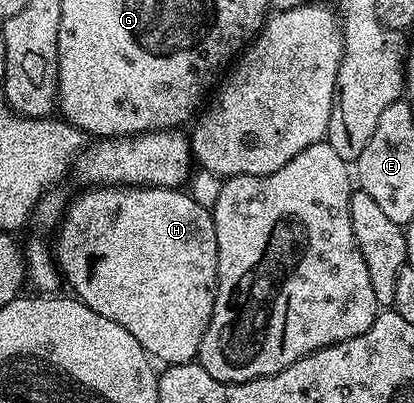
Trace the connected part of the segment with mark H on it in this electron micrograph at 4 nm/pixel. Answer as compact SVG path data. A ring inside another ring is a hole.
M93 186L85 190L82 196L75 197L70 204L67 204L61 218L61 225L57 228L55 263L64 283L65 280L69 283L68 291L91 310L95 310L95 314L103 314L103 318L111 318L111 322L119 322L119 326L123 326L123 330L127 330L131 338L135 338L135 342L139 342L139 346L143 346L143 350L148 352L154 361L162 360L162 365L165 366L196 361L201 351L203 334L211 322L213 303L217 293L217 239L215 238L212 211L199 206L199 202L188 191L176 188Z

